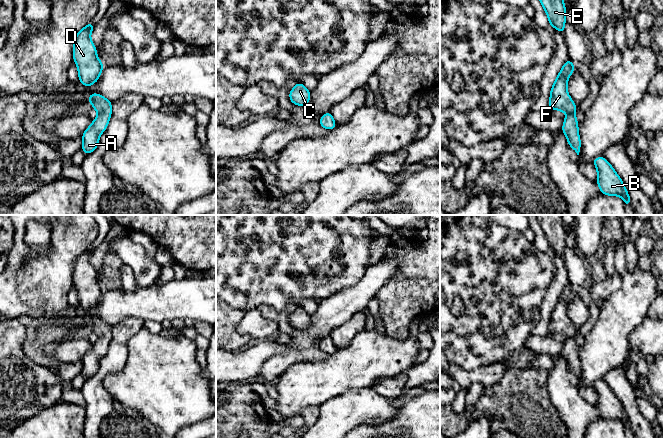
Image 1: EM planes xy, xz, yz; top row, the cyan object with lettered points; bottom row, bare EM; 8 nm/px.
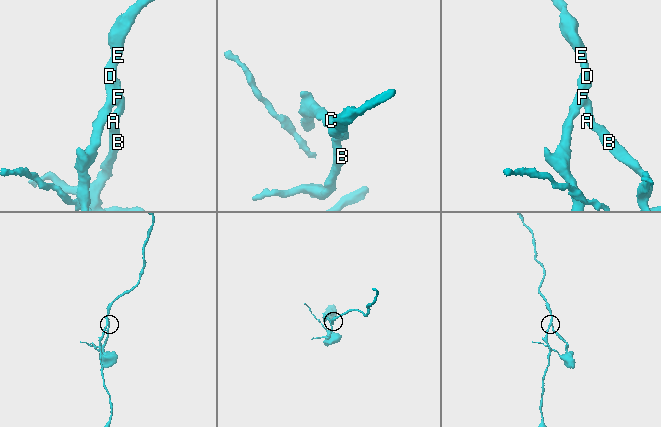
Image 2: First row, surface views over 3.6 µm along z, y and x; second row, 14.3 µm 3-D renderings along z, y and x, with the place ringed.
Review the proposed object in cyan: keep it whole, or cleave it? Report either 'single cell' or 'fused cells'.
single cell

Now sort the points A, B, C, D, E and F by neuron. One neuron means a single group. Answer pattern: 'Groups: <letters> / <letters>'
Groups: A B C D E F

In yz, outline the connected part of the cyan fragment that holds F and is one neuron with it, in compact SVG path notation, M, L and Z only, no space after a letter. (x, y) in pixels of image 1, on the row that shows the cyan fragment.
M568 59L564 63L551 88L548 106L549 109L567 113L564 118L562 132L567 137L568 144L577 153L577 155L579 155L581 141L578 131L579 123L575 117L577 105L572 101L567 92L567 82L574 69L575 65L570 59Z

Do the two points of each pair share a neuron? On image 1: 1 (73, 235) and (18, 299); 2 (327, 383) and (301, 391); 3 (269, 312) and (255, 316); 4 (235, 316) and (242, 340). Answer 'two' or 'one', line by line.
1: one
2: one
3: two
4: one

